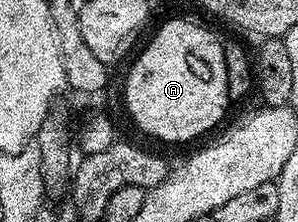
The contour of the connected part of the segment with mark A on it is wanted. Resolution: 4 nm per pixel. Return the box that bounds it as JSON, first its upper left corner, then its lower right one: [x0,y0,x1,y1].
[124,18,230,142]

